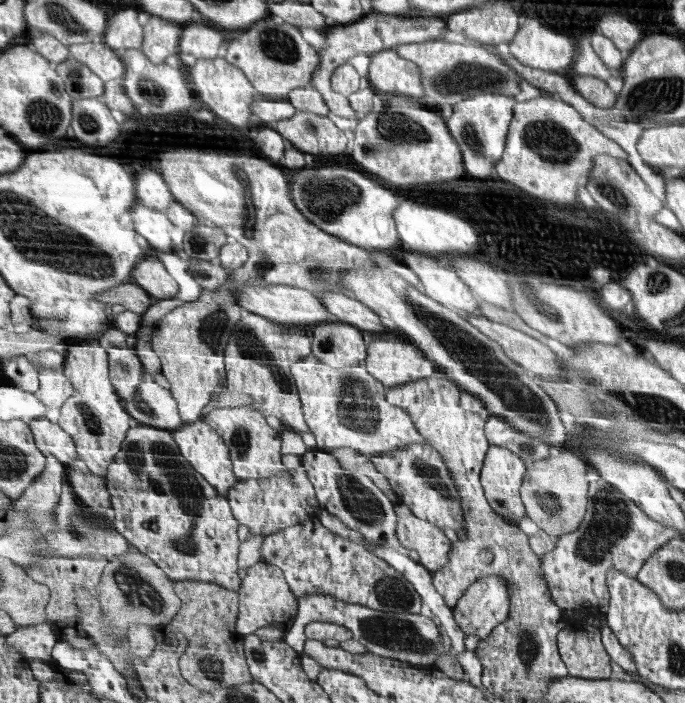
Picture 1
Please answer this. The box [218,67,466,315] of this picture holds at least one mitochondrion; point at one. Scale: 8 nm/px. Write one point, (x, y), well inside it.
(328, 200)

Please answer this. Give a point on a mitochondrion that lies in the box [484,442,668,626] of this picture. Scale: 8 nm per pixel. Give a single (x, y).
(611, 522)

